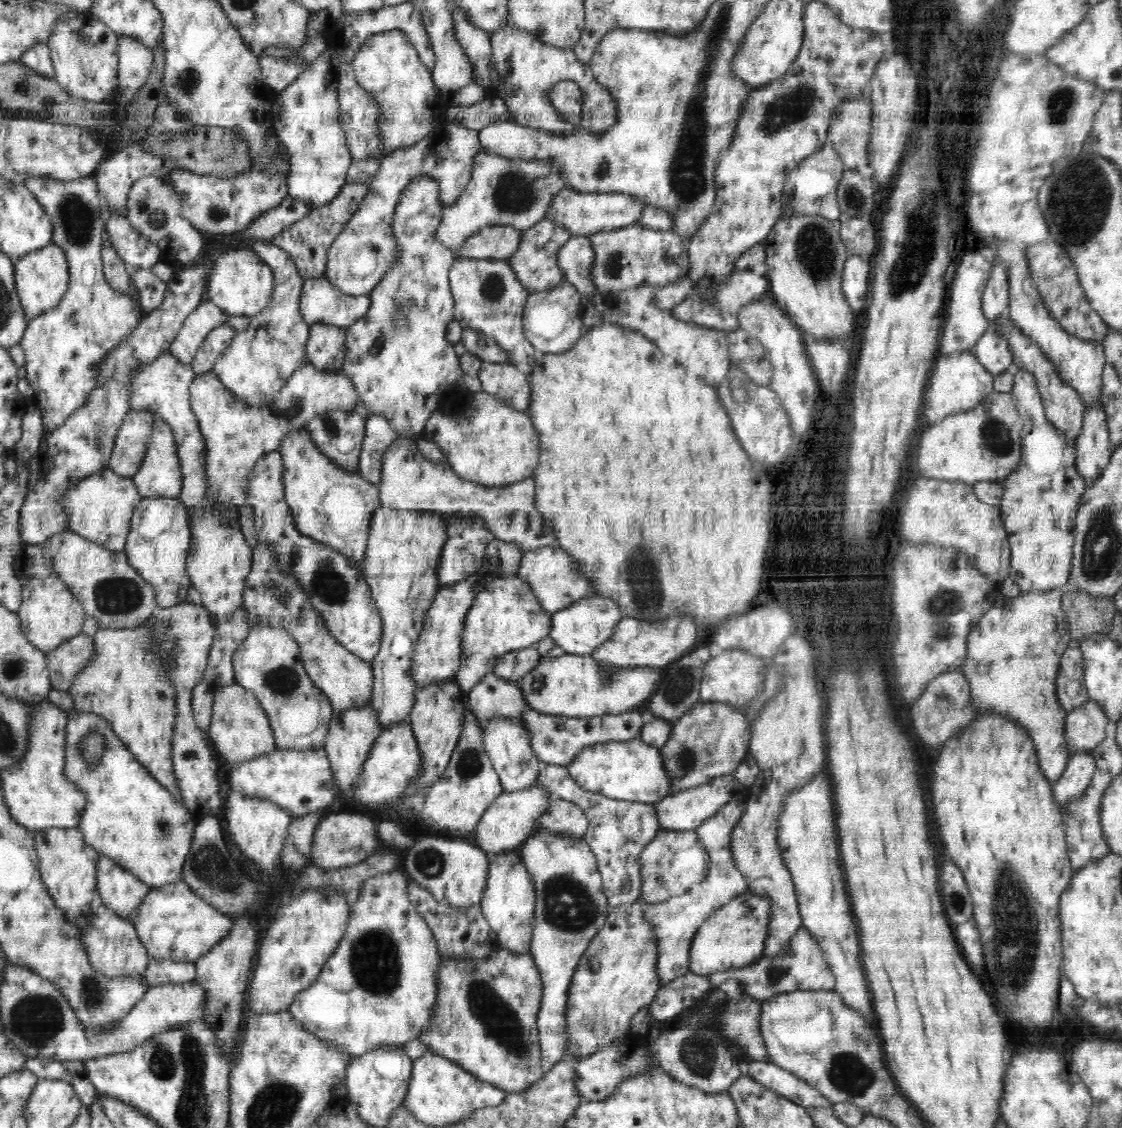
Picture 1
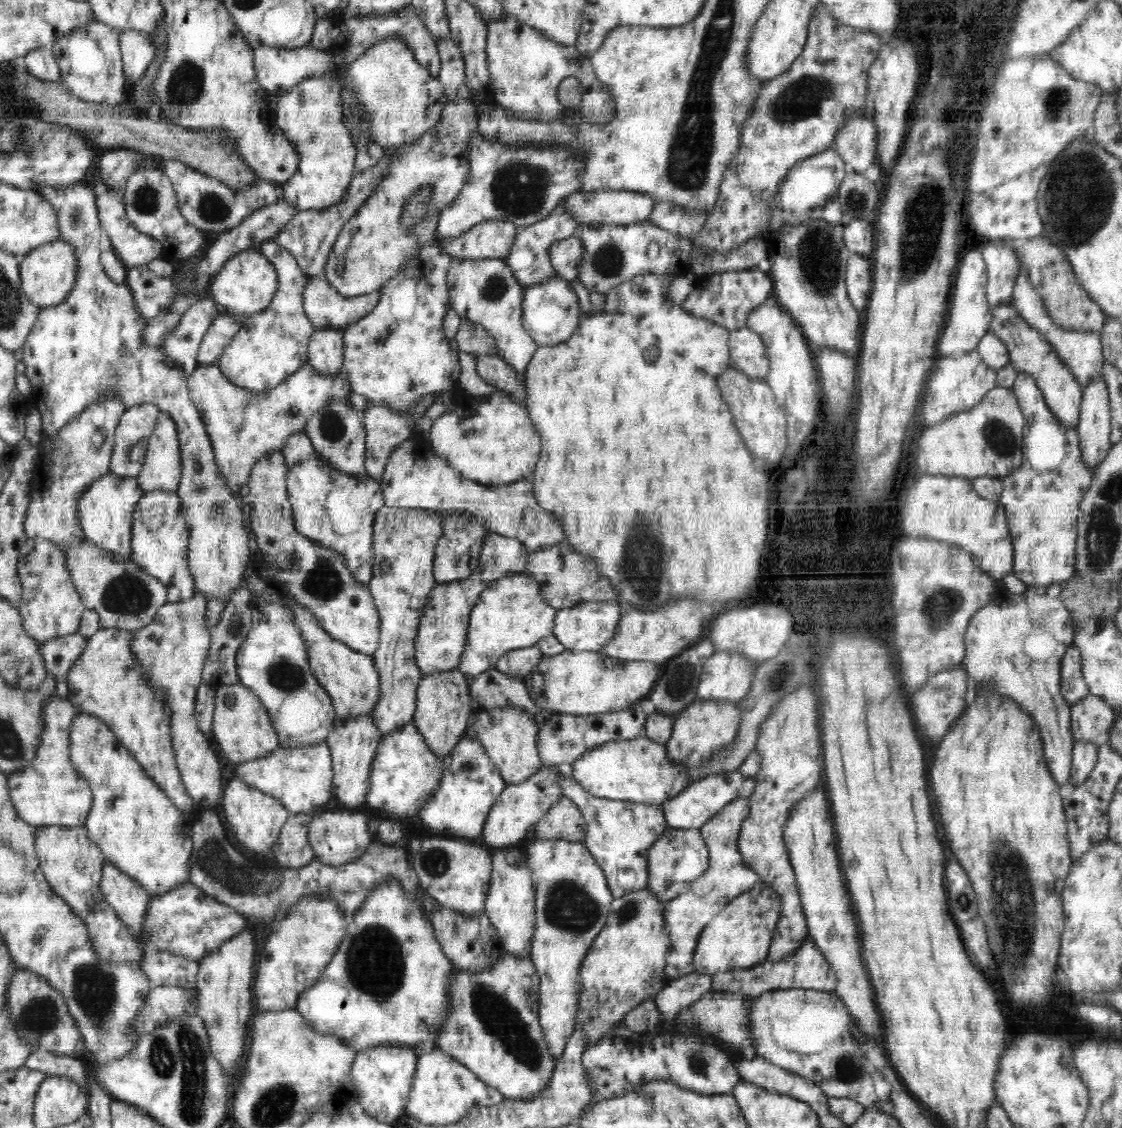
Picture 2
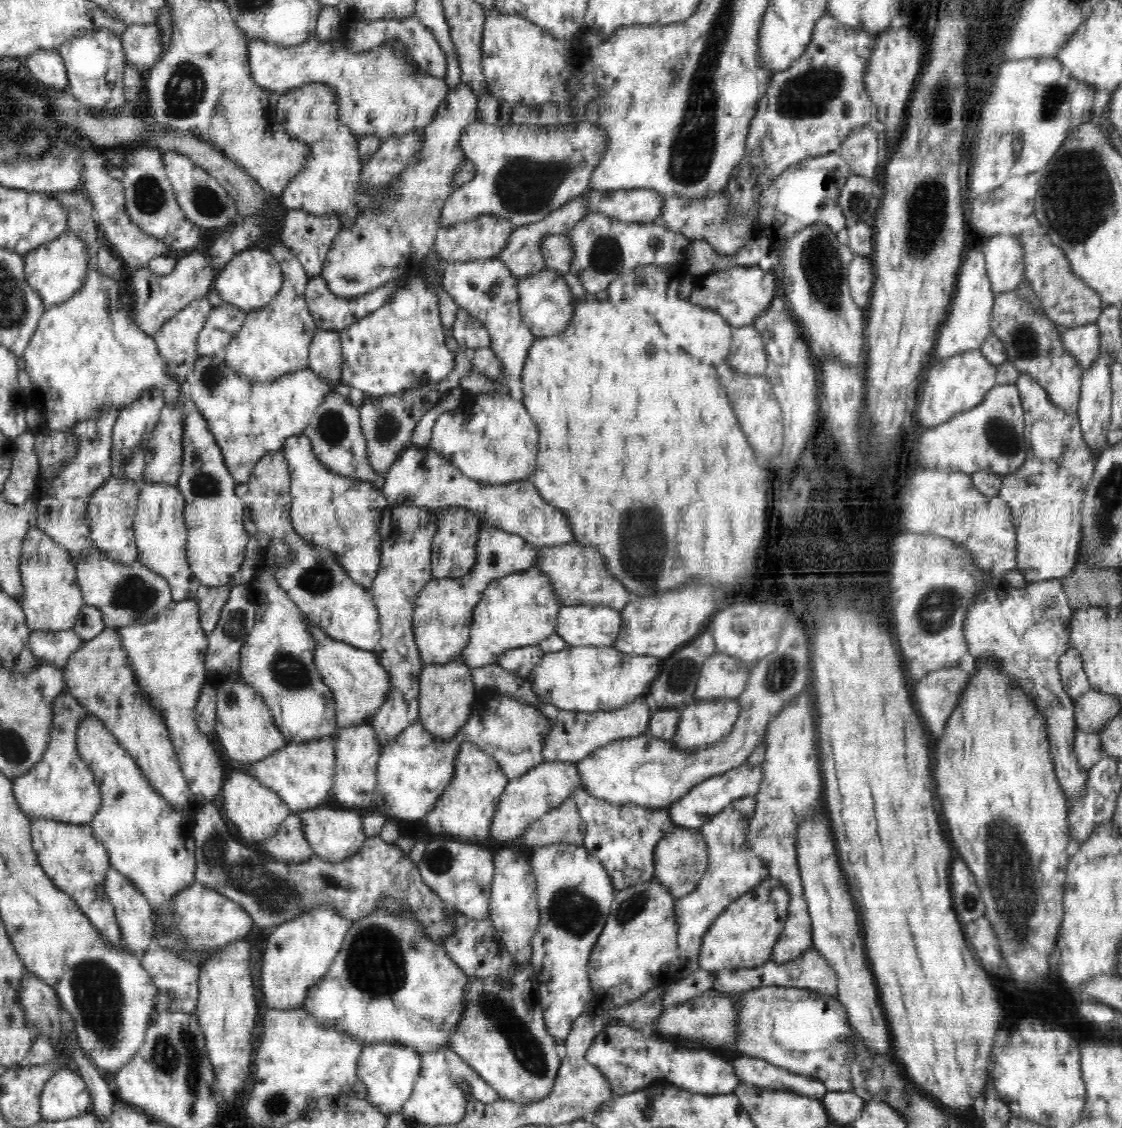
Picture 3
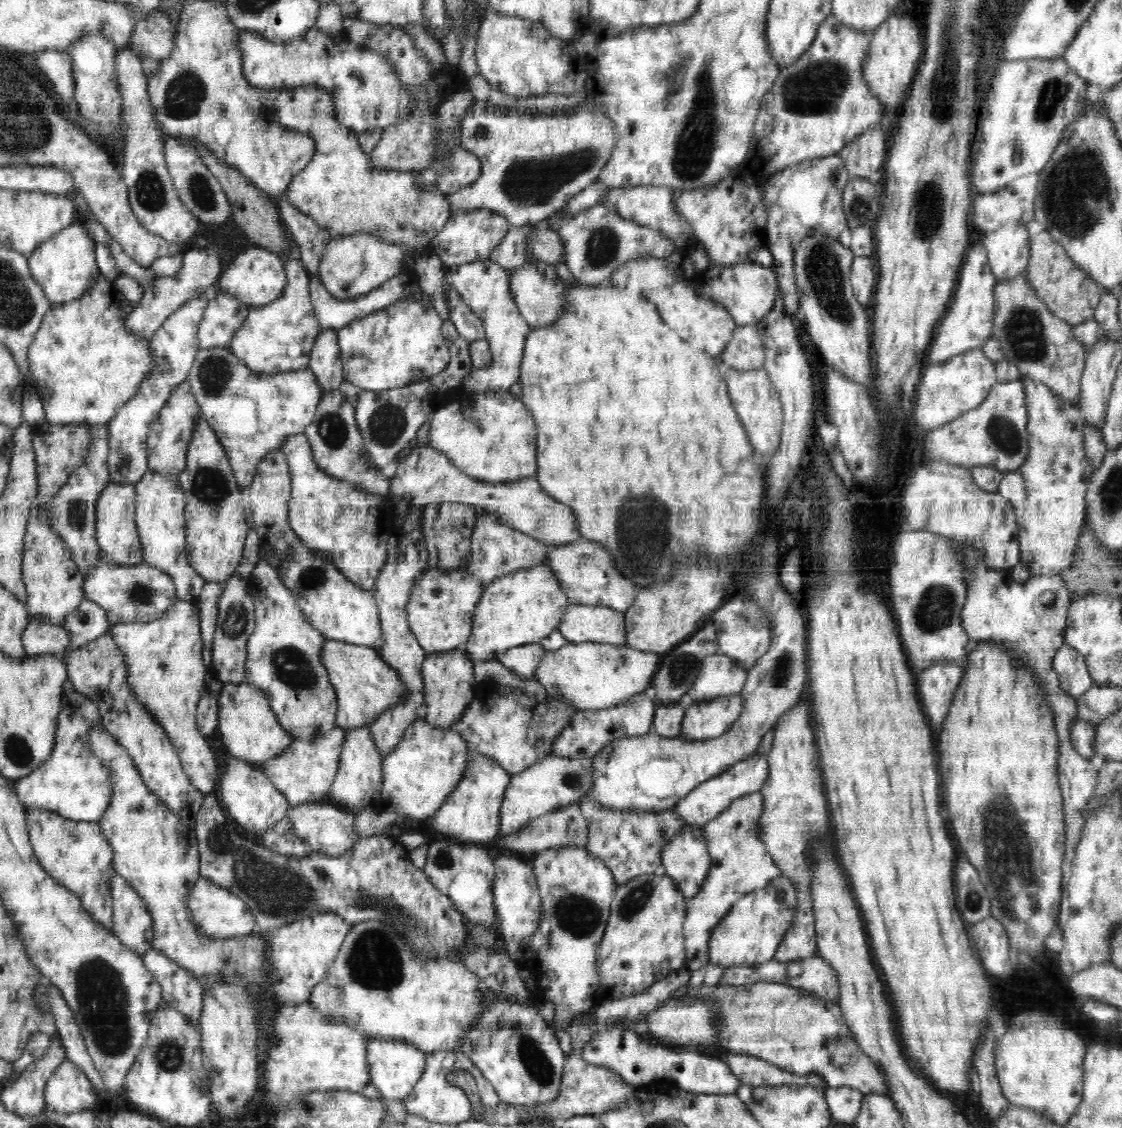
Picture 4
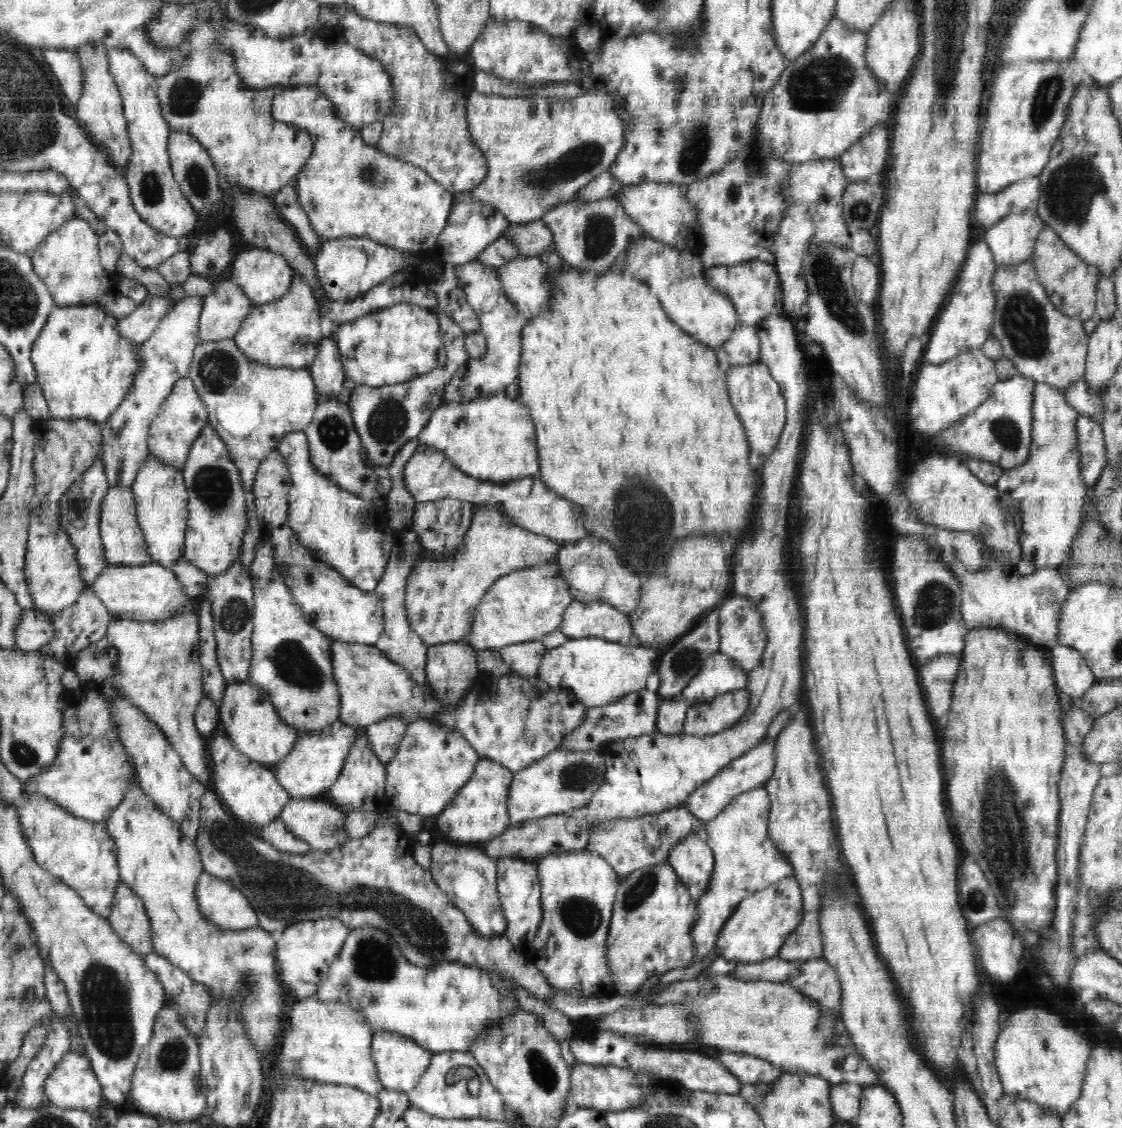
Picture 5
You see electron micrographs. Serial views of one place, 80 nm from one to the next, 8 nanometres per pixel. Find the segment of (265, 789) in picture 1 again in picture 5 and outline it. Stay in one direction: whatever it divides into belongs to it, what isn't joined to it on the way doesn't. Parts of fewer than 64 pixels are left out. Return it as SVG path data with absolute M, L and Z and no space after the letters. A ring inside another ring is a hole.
M338 720L328 728L302 735L295 742L291 752L282 761L271 766L278 780L278 785L287 790L291 799L316 799L322 792L326 792L336 783L347 760L349 750L362 729L364 727L348 726Z

